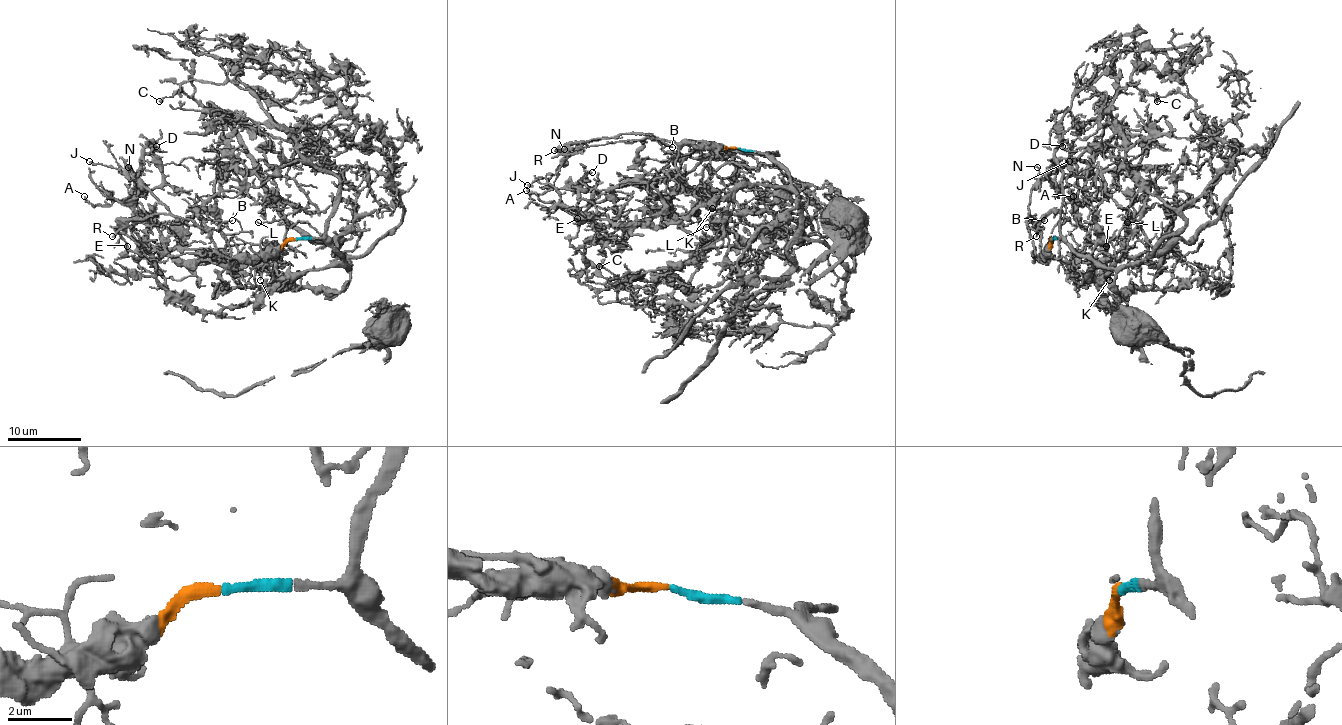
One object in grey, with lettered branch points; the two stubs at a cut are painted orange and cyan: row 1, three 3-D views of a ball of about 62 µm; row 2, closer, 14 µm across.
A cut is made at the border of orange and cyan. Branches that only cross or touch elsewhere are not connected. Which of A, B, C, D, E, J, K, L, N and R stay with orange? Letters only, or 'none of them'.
A, B, J, N, R

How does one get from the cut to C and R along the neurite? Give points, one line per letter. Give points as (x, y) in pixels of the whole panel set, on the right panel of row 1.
C: (1051, 238), (1110, 267), (1118, 291), (1229, 278), (1228, 234), (1211, 199), (1214, 133), (1192, 98), (1157, 100)
R: (1051, 238), (1045, 254), (1038, 258), (1029, 234), (1028, 214), (1037, 229), (1036, 236)

